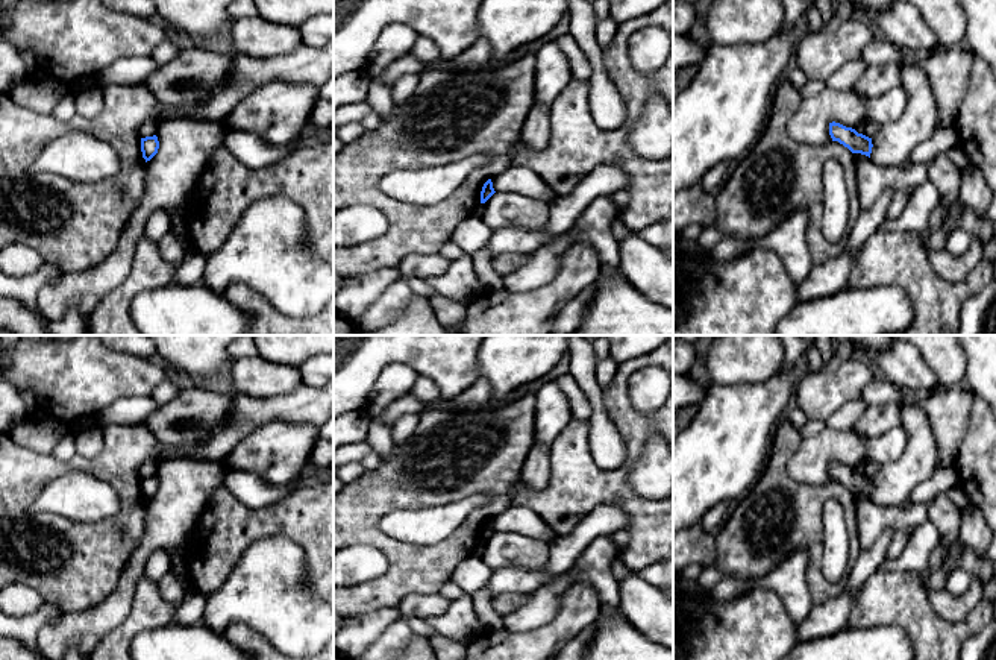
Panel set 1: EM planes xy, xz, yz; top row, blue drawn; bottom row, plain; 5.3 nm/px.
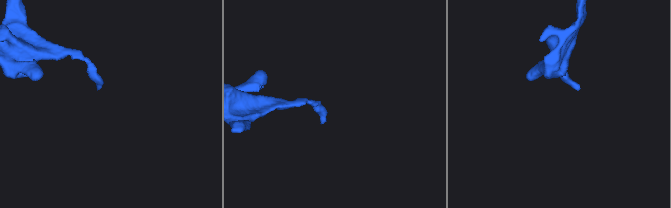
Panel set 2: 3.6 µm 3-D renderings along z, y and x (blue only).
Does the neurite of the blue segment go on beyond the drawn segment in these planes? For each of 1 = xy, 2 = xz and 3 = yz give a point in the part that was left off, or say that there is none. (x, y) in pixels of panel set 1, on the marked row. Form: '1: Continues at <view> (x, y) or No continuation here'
1: No continuation here
2: No continuation here
3: No continuation here

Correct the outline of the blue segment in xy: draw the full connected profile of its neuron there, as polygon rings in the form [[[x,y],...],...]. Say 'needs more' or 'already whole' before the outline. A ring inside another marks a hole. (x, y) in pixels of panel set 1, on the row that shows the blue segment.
already whole | [[[156,135],[141,138],[141,152],[146,162],[150,161],[158,153],[158,149],[159,141]]]

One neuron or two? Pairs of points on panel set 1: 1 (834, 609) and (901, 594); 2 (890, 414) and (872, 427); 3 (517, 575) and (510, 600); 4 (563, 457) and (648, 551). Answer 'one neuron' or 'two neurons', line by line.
1: two neurons
2: one neuron
3: two neurons
4: one neuron

